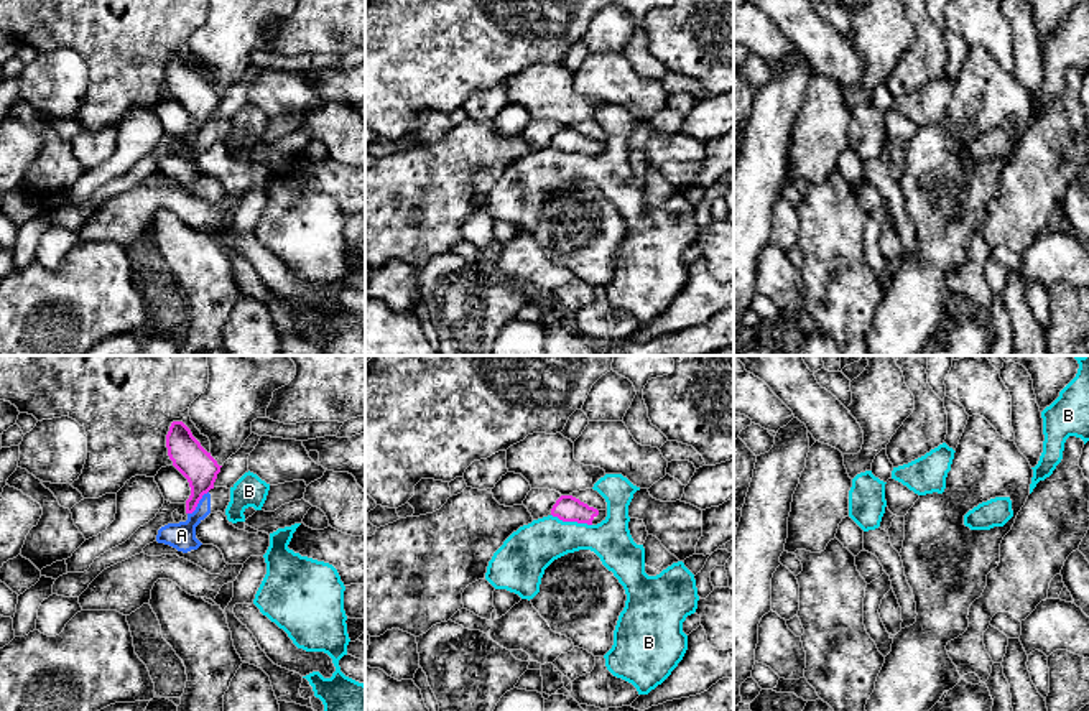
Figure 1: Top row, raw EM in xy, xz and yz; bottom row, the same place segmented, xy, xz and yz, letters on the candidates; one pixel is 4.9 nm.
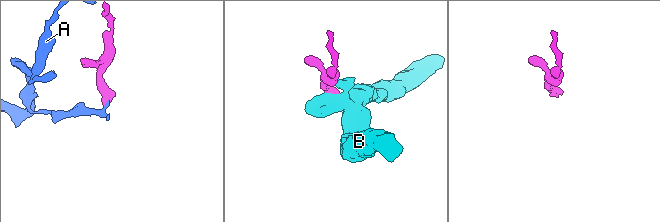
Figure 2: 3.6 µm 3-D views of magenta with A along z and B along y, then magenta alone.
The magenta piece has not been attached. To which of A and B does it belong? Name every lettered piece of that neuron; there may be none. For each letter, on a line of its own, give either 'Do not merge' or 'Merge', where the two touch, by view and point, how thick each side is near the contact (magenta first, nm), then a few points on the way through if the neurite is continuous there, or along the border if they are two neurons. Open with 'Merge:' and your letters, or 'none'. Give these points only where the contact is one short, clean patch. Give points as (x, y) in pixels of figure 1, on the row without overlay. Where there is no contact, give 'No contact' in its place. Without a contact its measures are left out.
Merge: none
A: Do not merge. Touches magenta at xy (198, 134). Thickness 170 nm (magenta) against 130 nm. Boundary: xy (208, 122), (188, 145)
B: Do not merge. Touches magenta at xz (571, 152). Thickness 130 nm (magenta) against 240 nm. Boundary: xz (551, 145), (563, 152), (591, 157)

